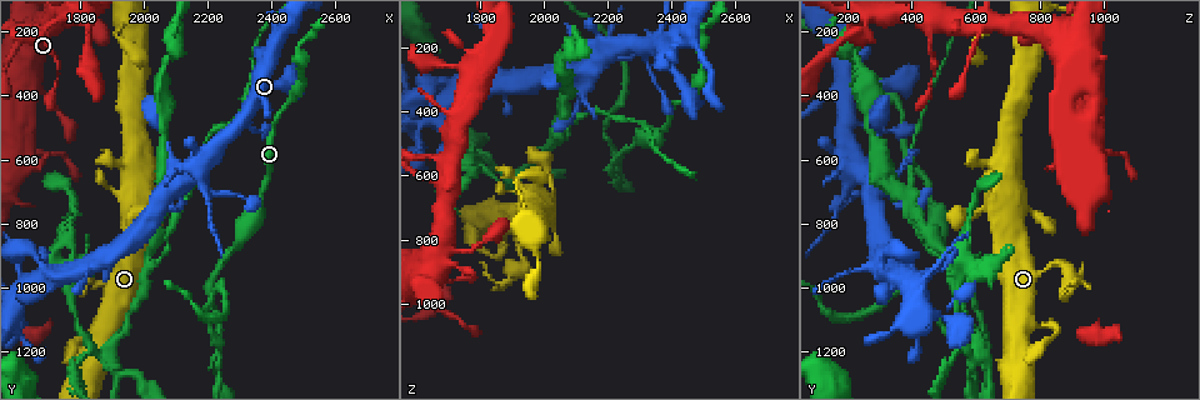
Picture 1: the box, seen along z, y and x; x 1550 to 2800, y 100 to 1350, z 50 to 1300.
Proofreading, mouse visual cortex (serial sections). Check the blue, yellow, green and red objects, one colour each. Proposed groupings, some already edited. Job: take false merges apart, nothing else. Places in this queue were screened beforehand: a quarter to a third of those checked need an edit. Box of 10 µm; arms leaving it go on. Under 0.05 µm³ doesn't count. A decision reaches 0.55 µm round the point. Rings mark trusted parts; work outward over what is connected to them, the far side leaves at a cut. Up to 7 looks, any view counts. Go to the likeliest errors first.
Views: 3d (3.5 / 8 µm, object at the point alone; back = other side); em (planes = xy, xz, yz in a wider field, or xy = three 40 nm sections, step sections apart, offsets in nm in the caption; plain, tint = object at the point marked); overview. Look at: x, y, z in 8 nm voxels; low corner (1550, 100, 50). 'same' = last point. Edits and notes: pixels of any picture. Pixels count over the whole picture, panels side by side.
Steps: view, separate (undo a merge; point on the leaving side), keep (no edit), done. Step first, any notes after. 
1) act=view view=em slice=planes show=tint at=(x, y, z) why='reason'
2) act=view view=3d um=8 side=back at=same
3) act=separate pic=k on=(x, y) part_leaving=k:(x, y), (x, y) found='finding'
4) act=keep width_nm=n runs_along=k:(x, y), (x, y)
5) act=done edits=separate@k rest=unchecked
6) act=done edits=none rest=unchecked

act=view view=3d um=3.5 side=back at=(2210, 1270, 630) why='abrupt turn'

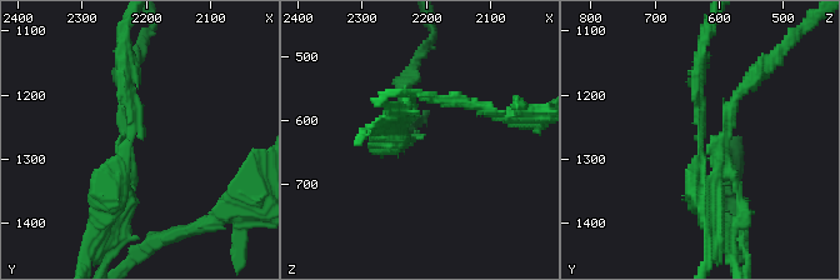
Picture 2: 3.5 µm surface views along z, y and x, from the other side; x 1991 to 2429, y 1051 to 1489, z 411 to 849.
act=view view=em slice=xy step=3 show=tint at=(2220, 1275, 630) why='shape alone is not enough'

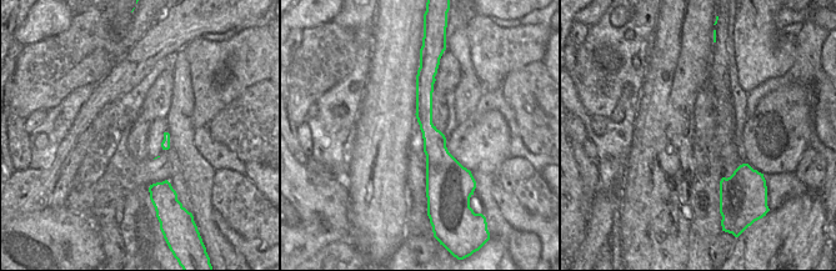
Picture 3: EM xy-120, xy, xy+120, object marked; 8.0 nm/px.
act=separate pic=2 on=(733, 215) width_nm=200 part_leaving=2:(710, 160), (730, 103), (771, 61) found='a second cell is stuck on'

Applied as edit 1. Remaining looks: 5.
act=view view=3d um=8 at=(1940, 940, 880) why='calibre changes'

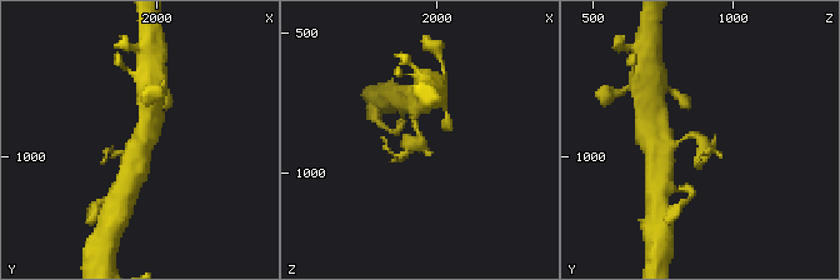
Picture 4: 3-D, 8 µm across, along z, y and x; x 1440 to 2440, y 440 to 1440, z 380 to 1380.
act=view view=em slice=planes show=tint at=same why='need the tissue'

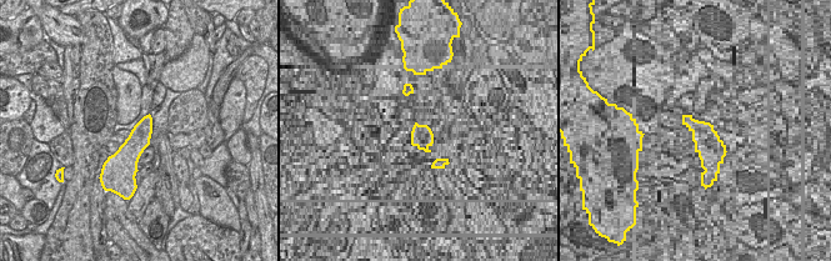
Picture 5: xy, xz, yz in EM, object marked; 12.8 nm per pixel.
act=separate pic=4 on=(408, 143) part_leaving=4:(684, 139), (696, 135), (703, 144), (700, 169) found='two cells meet here'

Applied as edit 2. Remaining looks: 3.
act=view view=3d um=3.5 at=(1660, 200, 620) why='three arms meet'

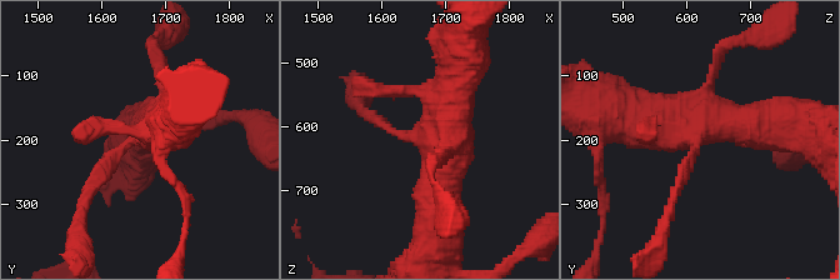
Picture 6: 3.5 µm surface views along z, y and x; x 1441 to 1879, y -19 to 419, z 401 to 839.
act=keep runs_along=6:(435, 230), (459, 64) found='one cell here'

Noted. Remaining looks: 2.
act=done edits=separate@2,separate@4 rest=unchecked

